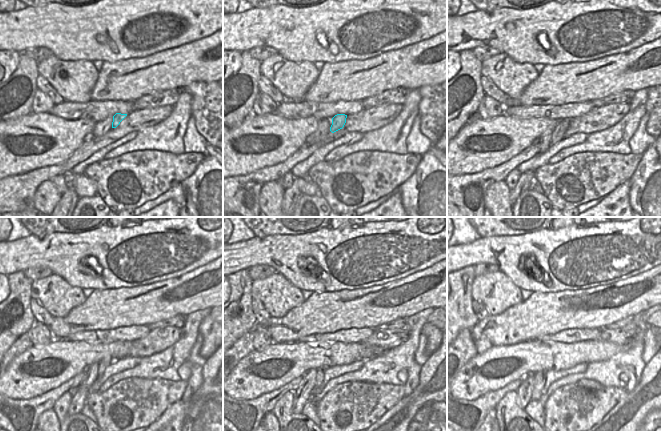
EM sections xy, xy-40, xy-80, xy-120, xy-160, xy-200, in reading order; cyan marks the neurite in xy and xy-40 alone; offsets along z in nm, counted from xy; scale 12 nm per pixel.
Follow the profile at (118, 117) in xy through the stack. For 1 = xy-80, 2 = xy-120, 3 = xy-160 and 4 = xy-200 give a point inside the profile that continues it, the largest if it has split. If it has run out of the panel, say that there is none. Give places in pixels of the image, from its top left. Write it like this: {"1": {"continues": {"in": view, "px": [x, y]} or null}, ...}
{"1": {"continues": {"in": "xy-80", "px": [558, 133]}}, "2": {"continues": {"in": "xy-120", "px": [105, 362]}}, "3": {"continues": {"in": "xy-160", "px": [320, 373]}}, "4": {"continues": {"in": "xy-200", "px": [540, 377]}}}

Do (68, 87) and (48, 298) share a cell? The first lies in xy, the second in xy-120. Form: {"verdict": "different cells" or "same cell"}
{"verdict": "same cell"}

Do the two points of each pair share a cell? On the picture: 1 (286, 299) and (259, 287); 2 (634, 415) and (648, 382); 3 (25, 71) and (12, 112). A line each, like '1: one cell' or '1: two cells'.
1: one cell
2: one cell
3: one cell

